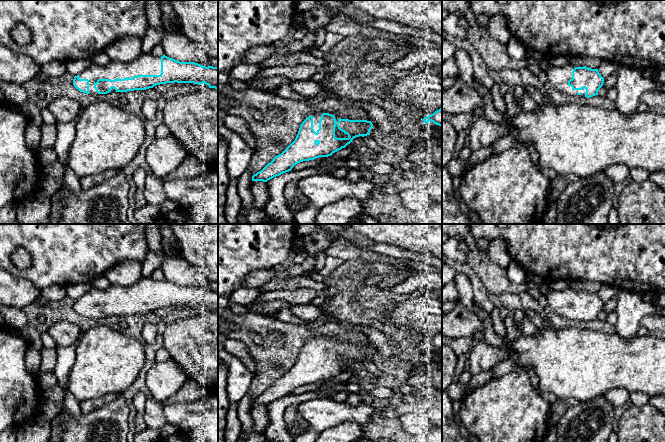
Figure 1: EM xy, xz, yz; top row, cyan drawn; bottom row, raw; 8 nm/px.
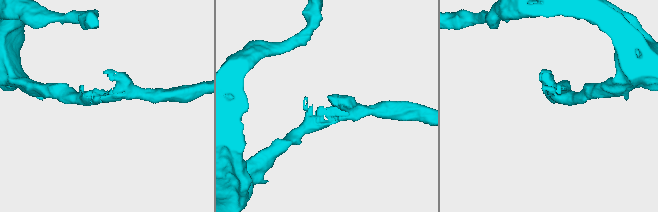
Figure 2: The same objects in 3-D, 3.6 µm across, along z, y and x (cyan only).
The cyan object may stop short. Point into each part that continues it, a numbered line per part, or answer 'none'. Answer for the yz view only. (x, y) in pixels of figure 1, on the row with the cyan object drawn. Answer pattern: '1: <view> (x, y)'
1: yz (558, 77)

